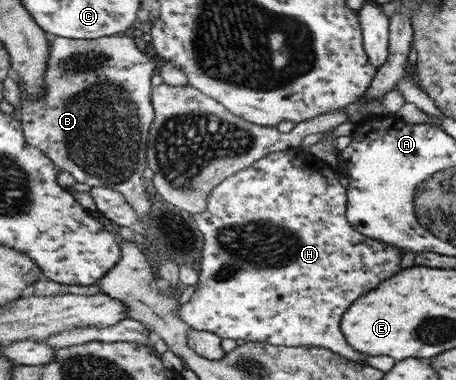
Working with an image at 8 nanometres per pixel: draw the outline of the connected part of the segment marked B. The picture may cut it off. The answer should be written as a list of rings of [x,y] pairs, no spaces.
[[[112,35],[102,38],[95,38],[92,40],[86,39],[73,39],[64,38],[61,36],[55,36],[50,40],[51,56],[48,60],[48,70],[45,74],[46,82],[46,94],[40,97],[40,100],[30,100],[30,97],[26,96],[22,84],[20,87],[20,106],[22,111],[18,112],[18,118],[21,120],[21,125],[24,127],[24,136],[30,144],[37,147],[40,151],[44,152],[46,156],[49,156],[52,161],[61,170],[68,171],[76,180],[82,184],[88,184],[88,186],[104,186],[106,188],[112,188],[121,192],[128,201],[128,204],[132,206],[132,209],[136,211],[137,216],[142,218],[142,216],[148,216],[150,212],[150,200],[146,196],[147,184],[144,184],[144,170],[146,170],[146,150],[148,150],[149,145],[149,135],[148,128],[150,124],[153,124],[152,120],[156,120],[156,112],[152,110],[153,104],[150,104],[150,94],[152,93],[152,86],[150,86],[150,78],[156,70],[156,60],[154,56],[148,56],[148,52],[140,52],[138,46],[134,44],[132,40],[132,35]]]

